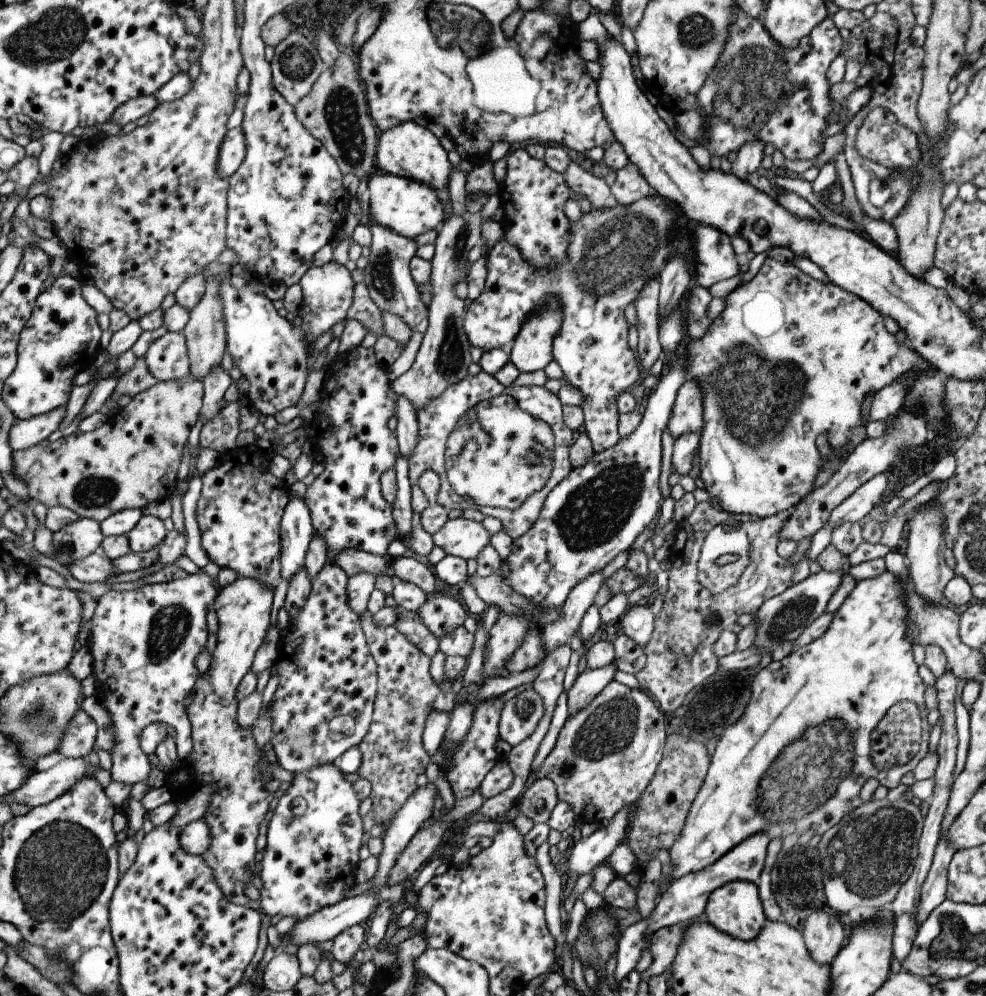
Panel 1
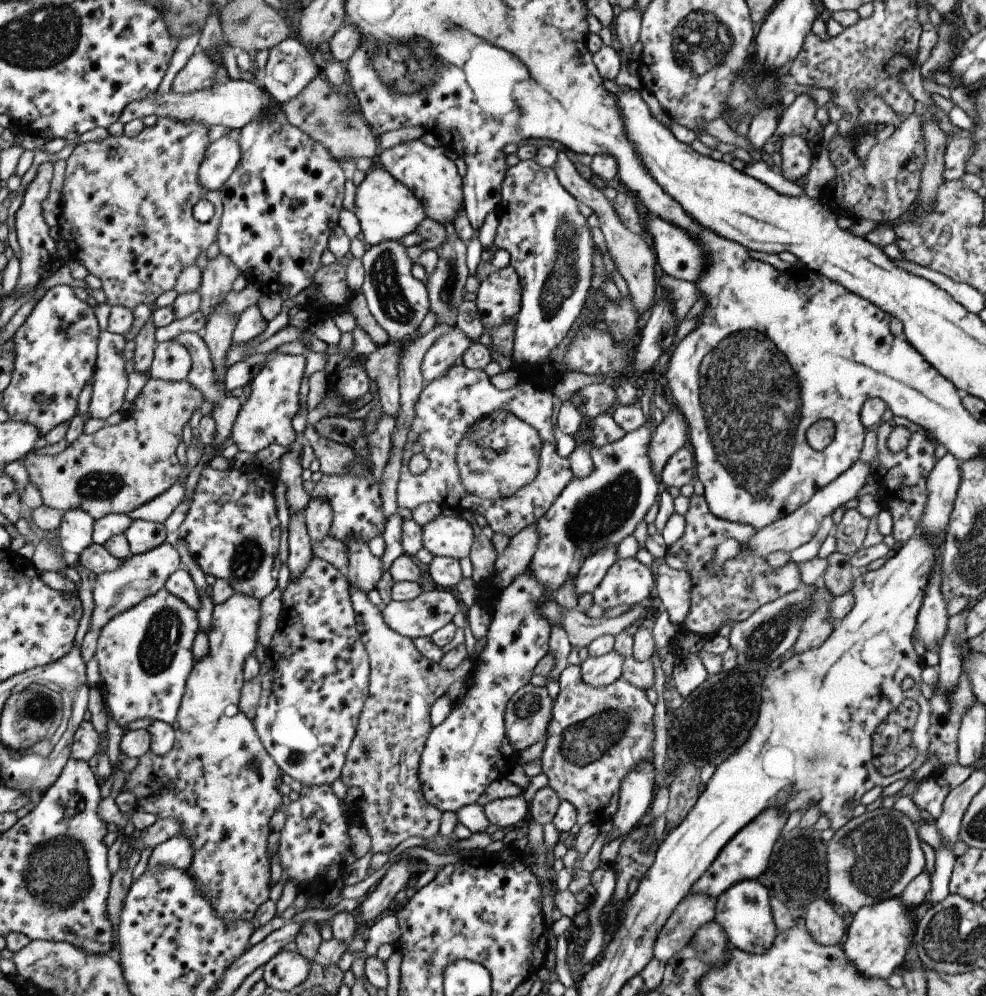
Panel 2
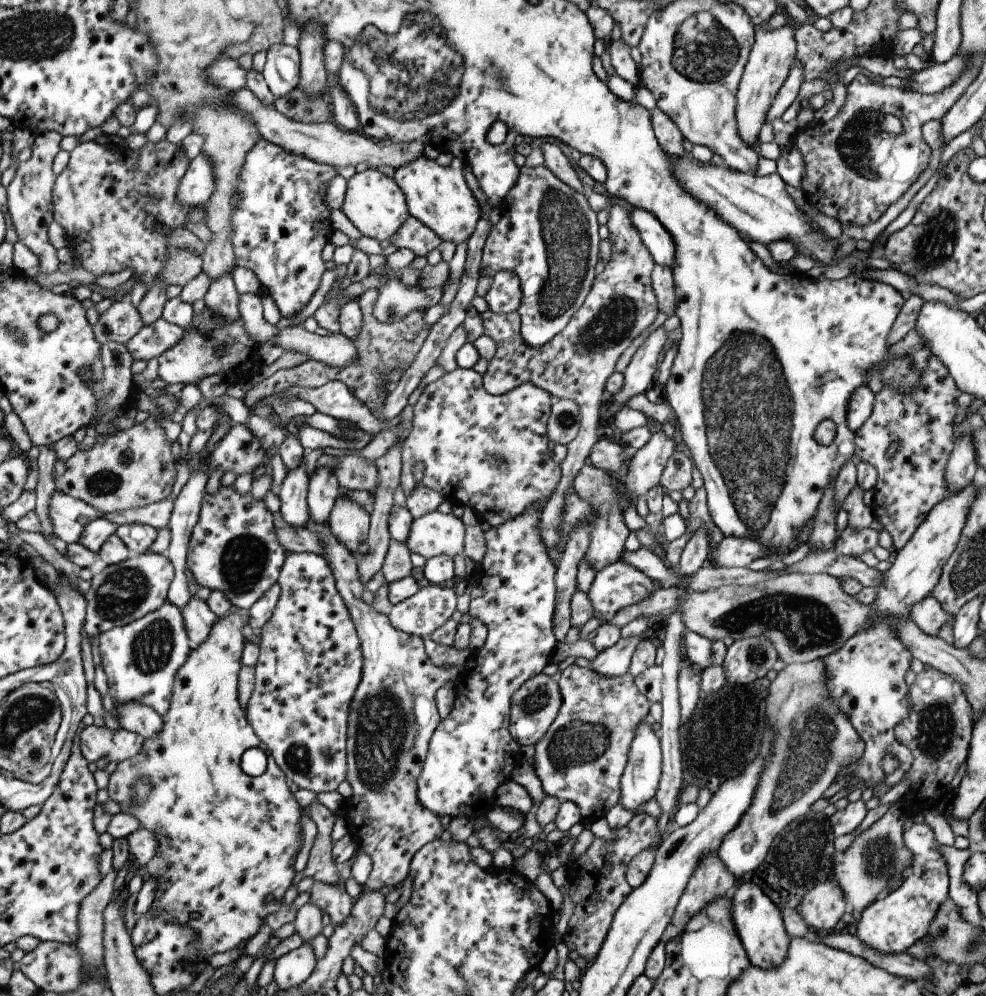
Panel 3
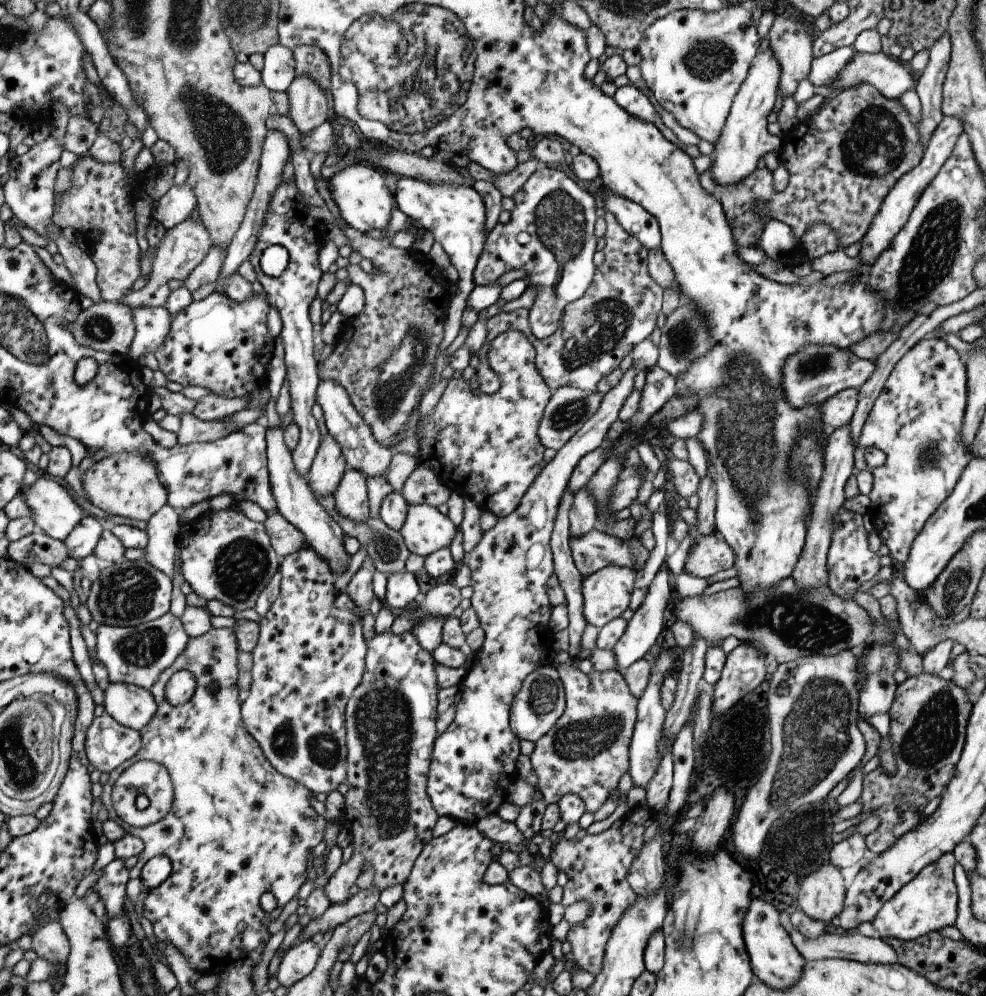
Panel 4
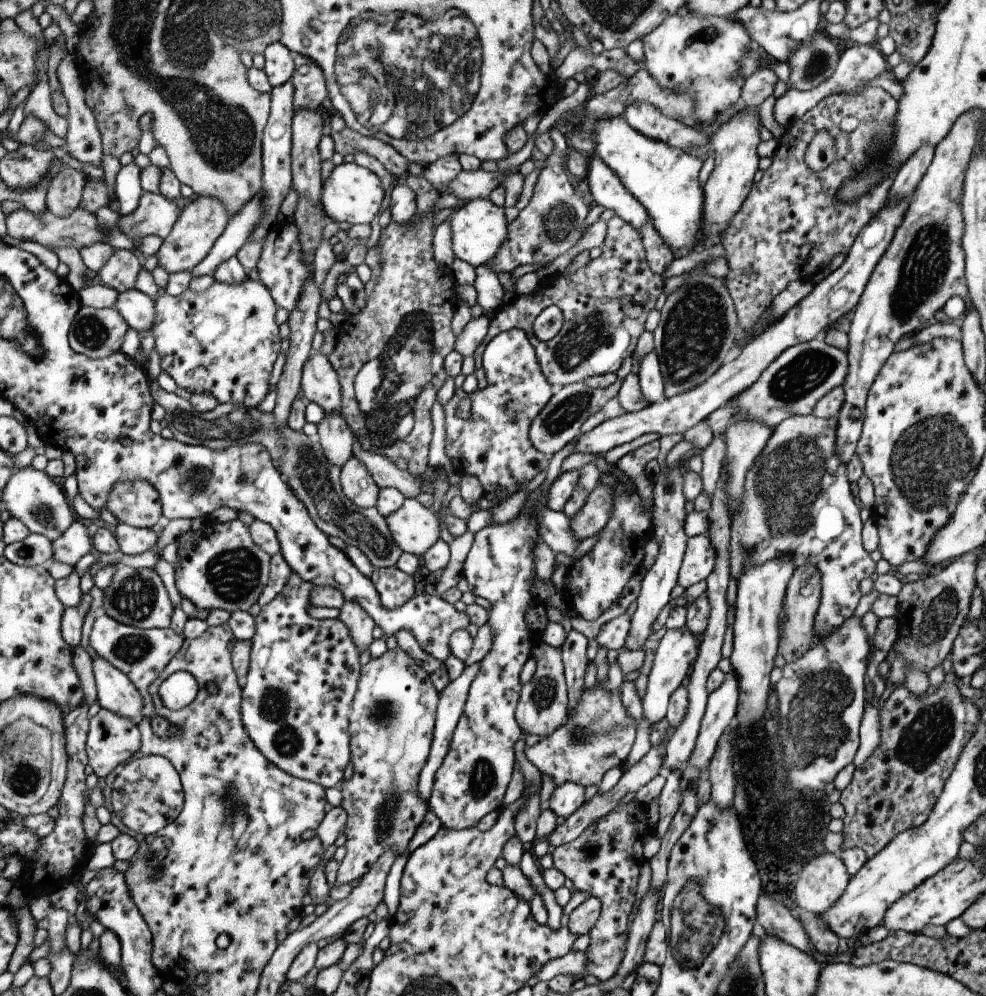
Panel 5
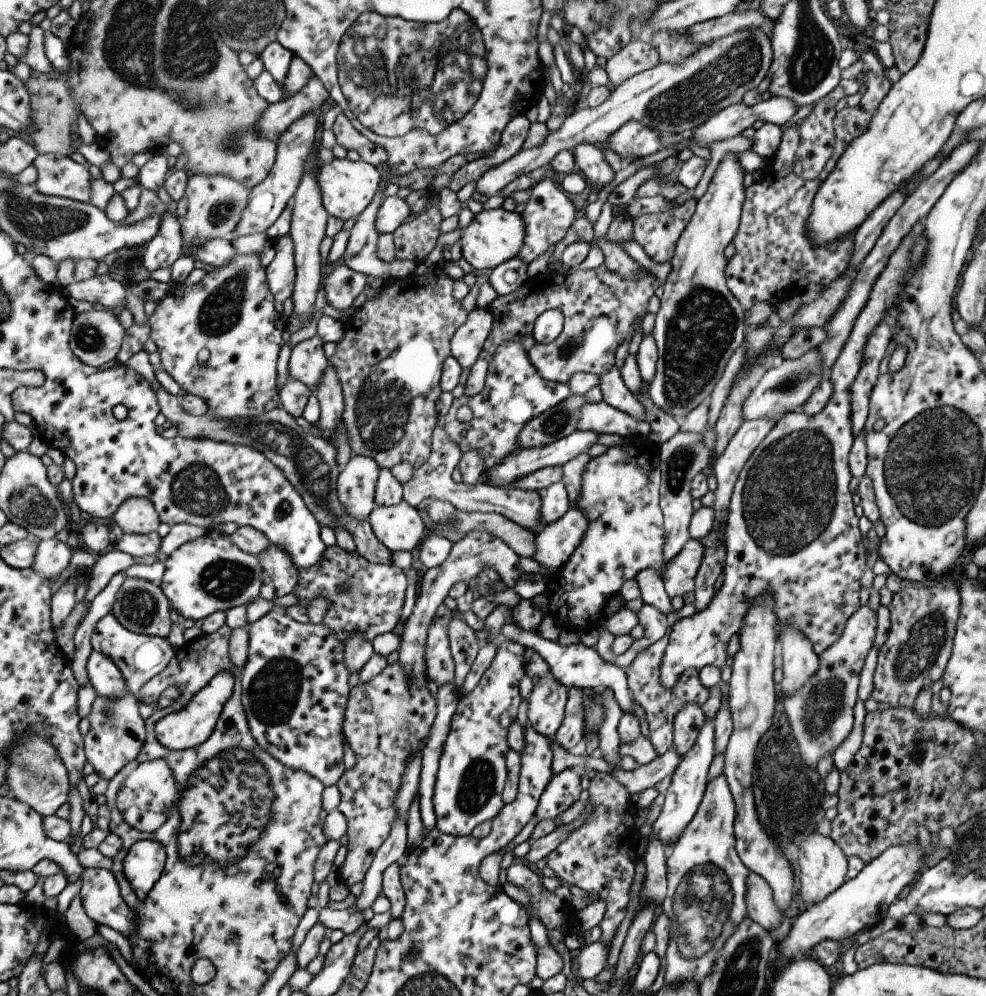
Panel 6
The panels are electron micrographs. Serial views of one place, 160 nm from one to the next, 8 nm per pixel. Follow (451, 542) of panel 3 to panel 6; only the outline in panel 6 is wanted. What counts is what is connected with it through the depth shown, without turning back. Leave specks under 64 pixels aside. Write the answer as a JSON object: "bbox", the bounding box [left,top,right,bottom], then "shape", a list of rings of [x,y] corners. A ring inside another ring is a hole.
{"bbox":[366,500,427,552],"shape":[[[401,500],[389,506],[374,506],[366,516],[375,538],[393,552],[393,550],[408,550],[427,535],[423,525],[421,508],[412,507]]]}

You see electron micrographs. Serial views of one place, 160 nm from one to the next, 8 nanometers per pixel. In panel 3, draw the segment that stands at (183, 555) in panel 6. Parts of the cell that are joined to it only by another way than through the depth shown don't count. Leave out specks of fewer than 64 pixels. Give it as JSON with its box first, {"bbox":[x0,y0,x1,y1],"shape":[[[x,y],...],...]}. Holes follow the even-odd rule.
{"bbox":[186,486,283,612],"shape":[[[219,486],[212,496],[202,496],[197,522],[187,543],[186,568],[196,586],[205,586],[226,596],[233,608],[247,612],[248,608],[273,584],[279,576],[283,562],[281,545],[274,535],[272,514],[265,509],[262,499],[253,500],[248,493],[239,496],[233,486]]]}

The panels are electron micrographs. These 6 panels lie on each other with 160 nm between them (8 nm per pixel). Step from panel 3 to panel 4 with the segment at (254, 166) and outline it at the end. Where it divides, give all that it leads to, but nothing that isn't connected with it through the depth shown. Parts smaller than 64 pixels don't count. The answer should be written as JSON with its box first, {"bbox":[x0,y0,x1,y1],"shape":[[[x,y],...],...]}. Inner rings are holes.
{"bbox":[248,181,322,474],"shape":[[[280,181],[271,197],[266,217],[259,231],[257,242],[248,256],[248,261],[254,268],[256,280],[261,284],[266,299],[271,307],[275,307],[281,320],[280,338],[282,340],[282,351],[284,366],[289,381],[290,409],[292,420],[299,427],[298,443],[291,451],[295,470],[300,474],[307,474],[310,469],[318,442],[320,441],[319,430],[315,419],[311,414],[311,407],[315,404],[314,394],[318,383],[316,373],[316,361],[313,359],[311,339],[313,331],[311,322],[307,316],[309,303],[316,295],[317,282],[322,275],[317,265],[317,253],[321,245],[319,230],[316,228],[317,221],[310,217],[305,201],[296,189]],[[278,244],[288,252],[287,266],[275,278],[267,276],[259,270],[258,258],[266,246]]]}

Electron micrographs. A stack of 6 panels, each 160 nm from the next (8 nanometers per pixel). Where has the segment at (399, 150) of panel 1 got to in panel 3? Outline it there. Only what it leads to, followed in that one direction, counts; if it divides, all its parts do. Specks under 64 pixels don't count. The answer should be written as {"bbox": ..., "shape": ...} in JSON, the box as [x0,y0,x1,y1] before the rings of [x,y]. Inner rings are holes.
{"bbox":[392,154,480,246],"shape":[[[422,154],[409,164],[395,169],[392,179],[403,193],[409,216],[419,220],[421,224],[431,229],[441,241],[447,240],[447,242],[453,242],[457,246],[465,243],[471,236],[480,217],[480,204],[475,200],[467,186],[461,169],[438,166],[433,159],[428,159]]]}

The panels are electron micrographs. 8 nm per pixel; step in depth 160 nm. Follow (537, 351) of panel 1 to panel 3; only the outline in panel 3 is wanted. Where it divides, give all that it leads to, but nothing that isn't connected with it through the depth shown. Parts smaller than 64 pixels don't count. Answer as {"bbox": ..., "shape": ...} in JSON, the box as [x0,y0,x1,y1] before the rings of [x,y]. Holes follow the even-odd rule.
{"bbox":[480,164,599,347],"shape":[[[542,164],[536,167],[527,168],[522,166],[518,169],[518,177],[515,184],[511,185],[511,188],[507,191],[507,194],[502,198],[499,204],[500,217],[499,220],[491,227],[485,242],[483,243],[482,253],[480,256],[480,268],[488,271],[491,274],[496,269],[506,268],[507,270],[514,272],[517,275],[520,282],[522,297],[520,305],[517,307],[517,314],[520,316],[520,337],[524,343],[527,343],[530,347],[541,347],[542,344],[548,343],[561,329],[569,322],[569,319],[573,316],[573,313],[584,302],[585,295],[591,288],[595,270],[594,264],[598,257],[598,244],[599,237],[597,236],[598,222],[596,221],[596,213],[591,210],[587,205],[587,193],[577,192],[573,190],[569,185],[561,182],[550,170],[547,170],[546,166]]]}

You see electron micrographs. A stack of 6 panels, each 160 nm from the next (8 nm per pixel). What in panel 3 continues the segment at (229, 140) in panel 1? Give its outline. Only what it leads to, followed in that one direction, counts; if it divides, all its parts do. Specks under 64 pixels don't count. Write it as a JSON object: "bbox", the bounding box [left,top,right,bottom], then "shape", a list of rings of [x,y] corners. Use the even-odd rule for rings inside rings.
{"bbox":[175,154,214,207],"shape":[[[197,154],[187,165],[179,179],[175,198],[186,207],[201,207],[207,202],[214,187],[210,162],[203,154]]]}

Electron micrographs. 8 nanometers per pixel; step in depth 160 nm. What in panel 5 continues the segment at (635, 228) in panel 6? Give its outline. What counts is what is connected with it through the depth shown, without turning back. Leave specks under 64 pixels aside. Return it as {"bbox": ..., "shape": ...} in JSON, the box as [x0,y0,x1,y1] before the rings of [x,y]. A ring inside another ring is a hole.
{"bbox":[636,217,674,277],"shape":[[[649,217],[647,222],[643,222],[643,226],[636,232],[641,236],[647,267],[653,274],[662,277],[666,268],[674,260],[671,250],[659,238],[659,234],[654,230]]]}

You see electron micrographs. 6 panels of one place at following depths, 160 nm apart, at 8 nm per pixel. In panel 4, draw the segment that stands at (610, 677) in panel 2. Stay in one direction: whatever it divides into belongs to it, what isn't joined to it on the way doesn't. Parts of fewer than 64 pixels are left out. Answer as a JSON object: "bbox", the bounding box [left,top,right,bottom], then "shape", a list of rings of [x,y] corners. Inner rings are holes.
{"bbox":[613,560,672,674],"shape":[[[664,560],[659,565],[655,576],[651,579],[644,599],[637,607],[637,610],[633,611],[633,615],[626,622],[626,629],[614,644],[613,650],[616,663],[618,664],[616,670],[621,672],[621,674],[623,674],[623,671],[632,662],[641,659],[649,648],[655,644],[655,640],[657,640],[657,636],[659,636],[659,632],[663,628],[663,612],[665,612],[665,606],[671,601],[672,593],[671,575]]]}

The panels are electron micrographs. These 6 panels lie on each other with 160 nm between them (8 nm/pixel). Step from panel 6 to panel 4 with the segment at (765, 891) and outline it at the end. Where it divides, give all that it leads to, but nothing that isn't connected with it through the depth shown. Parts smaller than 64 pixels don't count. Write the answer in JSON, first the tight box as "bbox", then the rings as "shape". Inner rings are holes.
{"bbox":[782,914,896,964],"shape":[[[787,914],[782,915],[782,922],[793,946],[805,961],[847,959],[873,964],[896,962],[893,949],[881,938],[865,937],[857,931],[837,935],[833,934],[832,929],[829,929],[824,935],[808,939],[797,930],[791,929],[787,918]]]}

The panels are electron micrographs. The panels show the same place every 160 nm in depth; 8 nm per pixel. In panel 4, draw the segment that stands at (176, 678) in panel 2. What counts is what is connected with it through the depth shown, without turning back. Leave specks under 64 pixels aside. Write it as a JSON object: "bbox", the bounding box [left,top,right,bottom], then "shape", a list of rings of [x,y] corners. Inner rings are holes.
{"bbox":[94,612,189,690],"shape":[[[169,612],[134,627],[100,624],[94,634],[96,657],[105,665],[108,682],[134,684],[145,690],[151,688],[159,673],[172,664],[189,640],[181,621]]]}

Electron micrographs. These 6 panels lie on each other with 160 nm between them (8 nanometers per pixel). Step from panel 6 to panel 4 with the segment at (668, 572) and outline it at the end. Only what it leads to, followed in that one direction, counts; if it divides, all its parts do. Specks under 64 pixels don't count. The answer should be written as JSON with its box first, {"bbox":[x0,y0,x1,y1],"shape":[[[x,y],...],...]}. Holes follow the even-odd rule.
{"bbox":[682,535,734,579],"shape":[[[699,535],[688,548],[682,570],[689,576],[707,579],[719,570],[727,570],[734,563],[734,552],[721,538]]]}

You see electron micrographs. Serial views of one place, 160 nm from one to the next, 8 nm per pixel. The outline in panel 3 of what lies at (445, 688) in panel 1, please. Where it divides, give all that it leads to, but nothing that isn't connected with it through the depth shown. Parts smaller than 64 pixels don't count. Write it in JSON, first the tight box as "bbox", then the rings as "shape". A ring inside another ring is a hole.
{"bbox":[304,517,460,890],"shape":[[[309,517],[304,522],[304,527],[310,533],[313,533],[320,542],[320,554],[323,557],[323,560],[327,561],[329,568],[331,569],[332,575],[335,579],[335,588],[339,593],[339,596],[343,599],[343,602],[346,604],[347,610],[349,611],[351,620],[353,621],[357,636],[360,640],[360,651],[363,656],[363,667],[362,667],[362,676],[358,687],[354,690],[346,726],[346,777],[345,780],[347,784],[351,787],[351,795],[348,798],[348,802],[350,806],[353,806],[353,812],[357,812],[357,814],[365,814],[365,820],[363,820],[363,824],[361,826],[357,826],[353,834],[357,834],[359,836],[359,840],[357,842],[357,846],[359,846],[360,850],[364,853],[367,853],[371,859],[373,866],[371,867],[371,872],[369,874],[369,878],[366,880],[365,884],[363,884],[363,889],[365,890],[388,890],[393,887],[397,887],[398,884],[402,882],[402,880],[408,876],[408,868],[410,867],[411,857],[421,848],[424,844],[431,842],[435,837],[441,836],[441,833],[445,832],[444,828],[439,822],[439,817],[430,810],[427,810],[417,798],[417,787],[416,780],[419,776],[420,770],[422,769],[422,762],[426,757],[426,750],[428,749],[428,742],[431,734],[440,721],[440,716],[436,711],[436,704],[434,701],[435,692],[438,691],[438,688],[441,688],[442,684],[445,684],[447,681],[455,682],[457,681],[457,674],[460,672],[460,668],[451,667],[451,668],[439,668],[435,666],[426,655],[424,651],[423,640],[420,637],[411,636],[403,631],[396,631],[395,628],[389,624],[388,618],[385,615],[377,613],[373,611],[369,605],[364,603],[361,599],[361,592],[363,591],[364,586],[360,583],[359,575],[357,572],[356,562],[357,556],[353,554],[342,542],[338,541],[338,538],[333,536],[333,533],[329,530],[326,522],[316,523],[311,517]]]}

